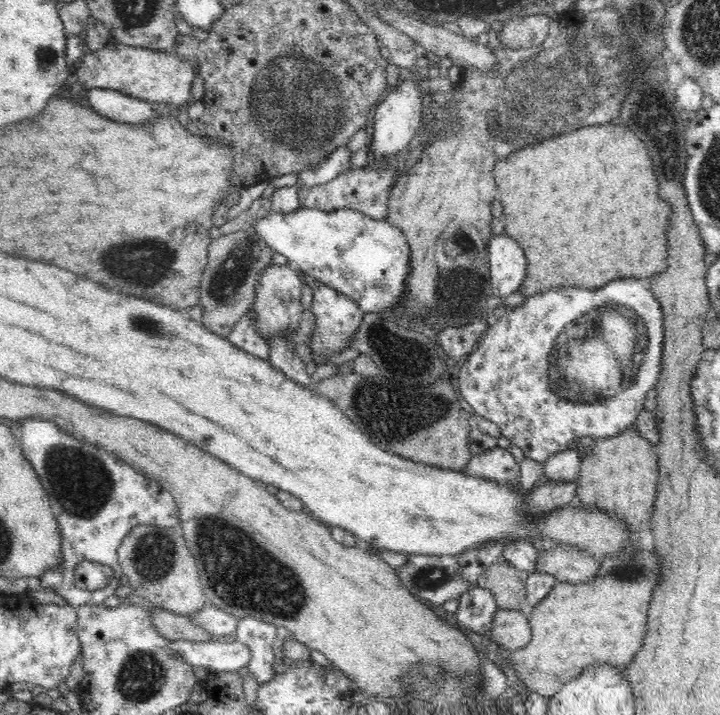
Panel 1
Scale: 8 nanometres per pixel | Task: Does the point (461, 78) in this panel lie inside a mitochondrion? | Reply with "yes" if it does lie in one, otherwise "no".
no

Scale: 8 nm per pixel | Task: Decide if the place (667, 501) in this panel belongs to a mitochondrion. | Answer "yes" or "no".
no

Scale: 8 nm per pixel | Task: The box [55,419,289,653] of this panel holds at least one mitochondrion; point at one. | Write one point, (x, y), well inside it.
(154, 553)

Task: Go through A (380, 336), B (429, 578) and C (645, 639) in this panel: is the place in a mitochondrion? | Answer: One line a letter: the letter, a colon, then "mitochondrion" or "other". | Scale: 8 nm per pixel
A: mitochondrion
B: mitochondrion
C: other

